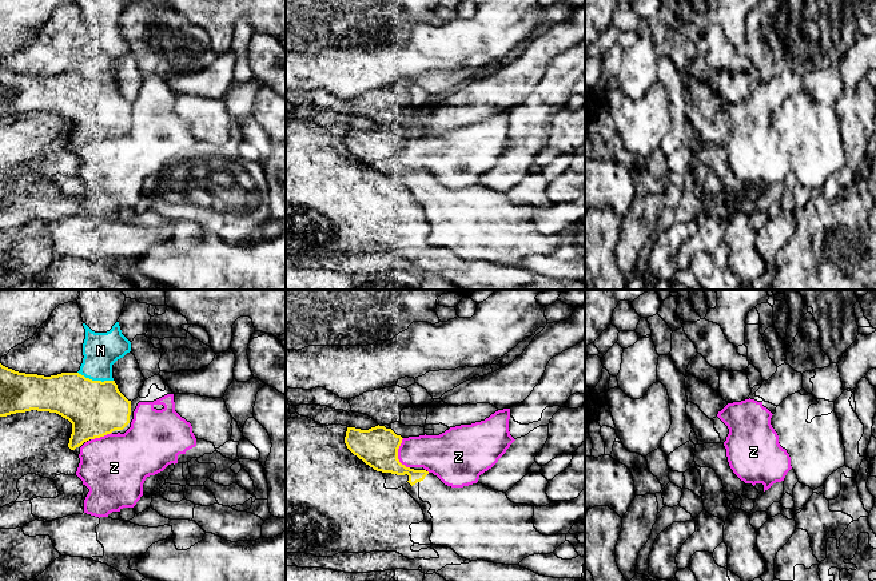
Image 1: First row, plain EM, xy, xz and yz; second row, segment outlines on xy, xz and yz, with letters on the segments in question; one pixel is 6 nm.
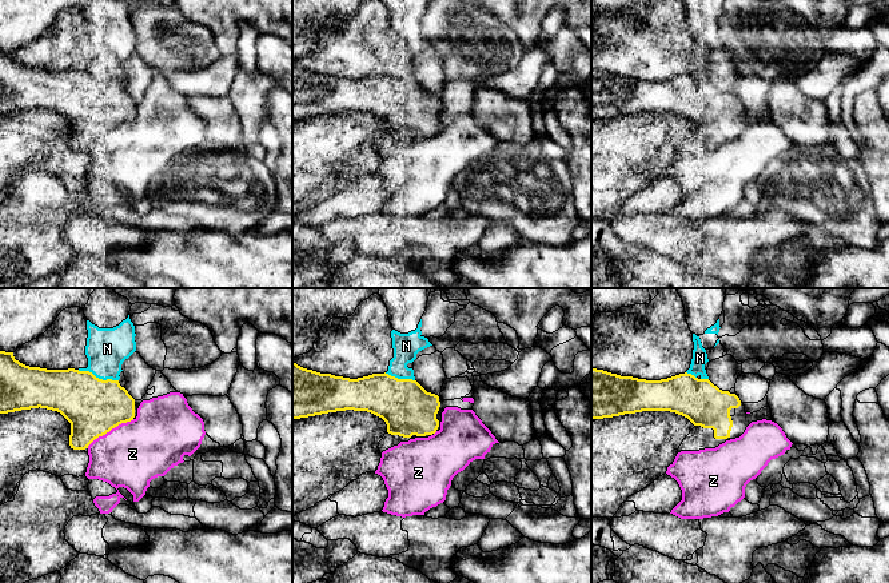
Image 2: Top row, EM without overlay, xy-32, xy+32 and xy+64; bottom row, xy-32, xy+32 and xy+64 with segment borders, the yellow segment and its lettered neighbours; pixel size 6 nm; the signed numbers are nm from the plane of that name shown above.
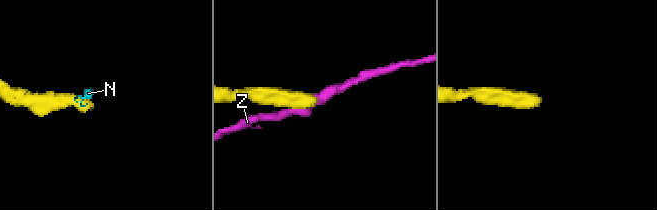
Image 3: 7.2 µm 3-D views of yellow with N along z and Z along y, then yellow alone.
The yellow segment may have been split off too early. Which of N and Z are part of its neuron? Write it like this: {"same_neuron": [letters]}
{"same_neuron": []}

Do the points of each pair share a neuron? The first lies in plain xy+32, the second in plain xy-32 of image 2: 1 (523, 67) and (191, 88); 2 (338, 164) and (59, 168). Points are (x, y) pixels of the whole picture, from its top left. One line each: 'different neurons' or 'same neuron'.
1: same neuron
2: same neuron

